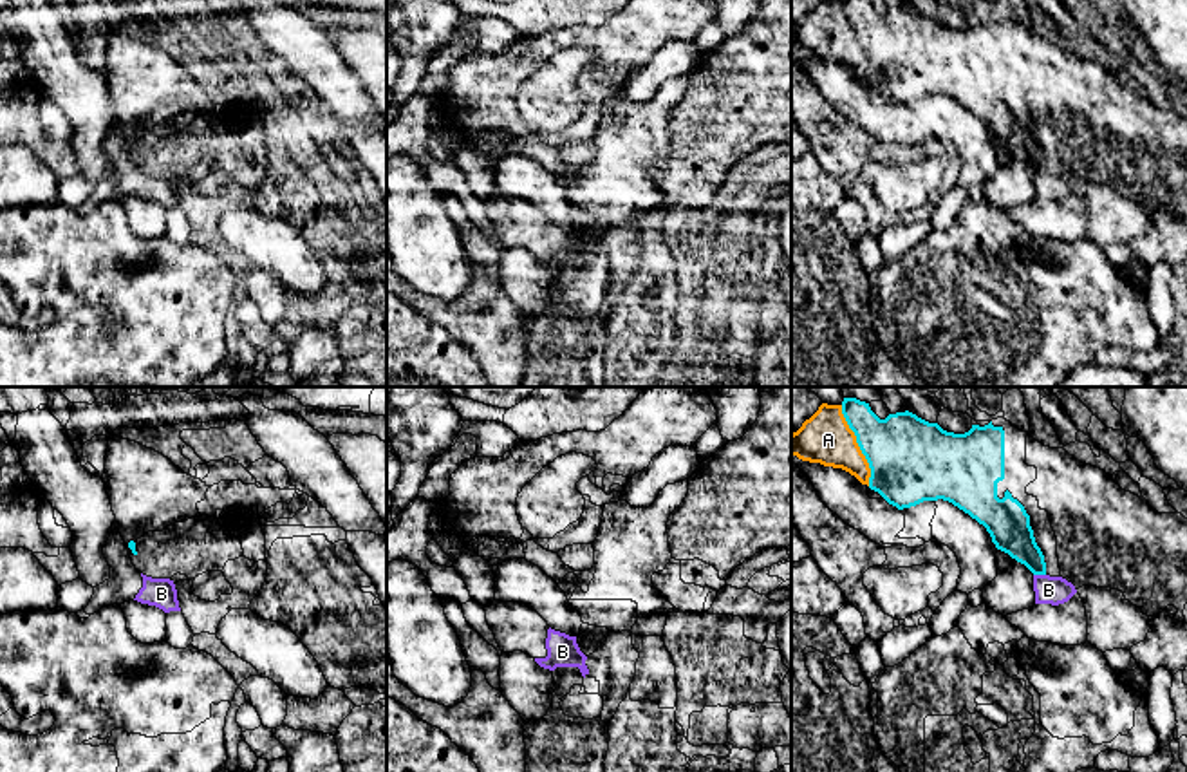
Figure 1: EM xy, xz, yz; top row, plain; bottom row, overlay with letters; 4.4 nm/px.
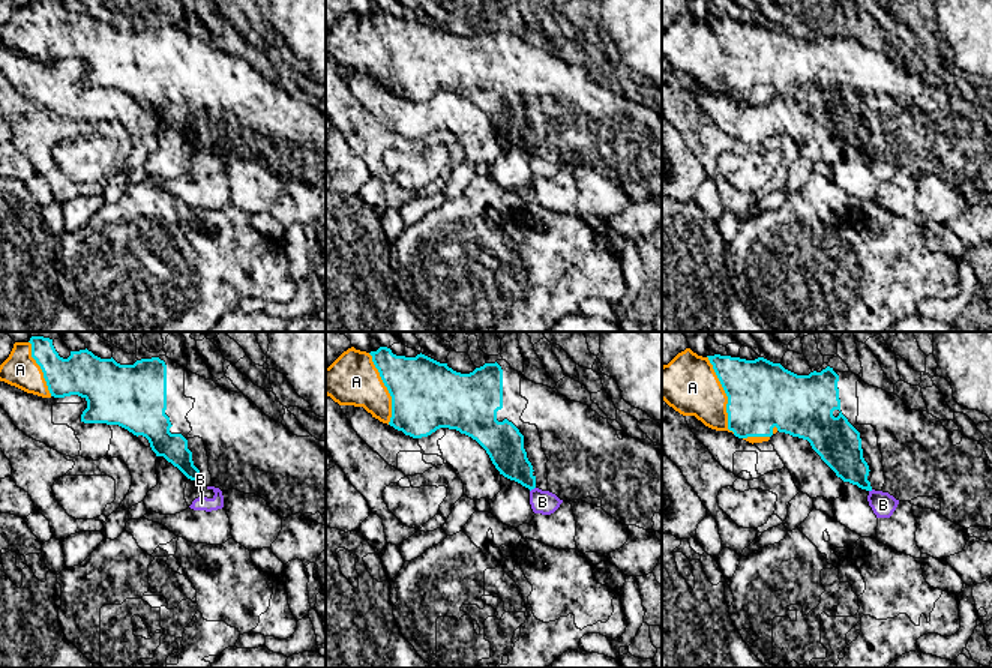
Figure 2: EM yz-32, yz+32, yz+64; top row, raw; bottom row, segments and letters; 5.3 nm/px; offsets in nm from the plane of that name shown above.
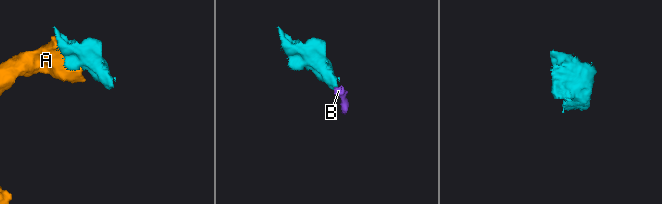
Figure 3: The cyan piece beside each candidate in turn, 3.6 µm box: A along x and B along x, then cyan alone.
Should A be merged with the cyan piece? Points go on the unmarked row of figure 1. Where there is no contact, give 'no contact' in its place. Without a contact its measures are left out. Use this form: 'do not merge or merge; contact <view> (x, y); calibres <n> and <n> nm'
merge; contact yz (859, 40); calibres 380 and 220 nm

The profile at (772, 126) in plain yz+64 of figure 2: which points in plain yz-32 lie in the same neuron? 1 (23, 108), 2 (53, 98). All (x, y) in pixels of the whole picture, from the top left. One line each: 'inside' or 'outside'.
1: outside
2: inside

